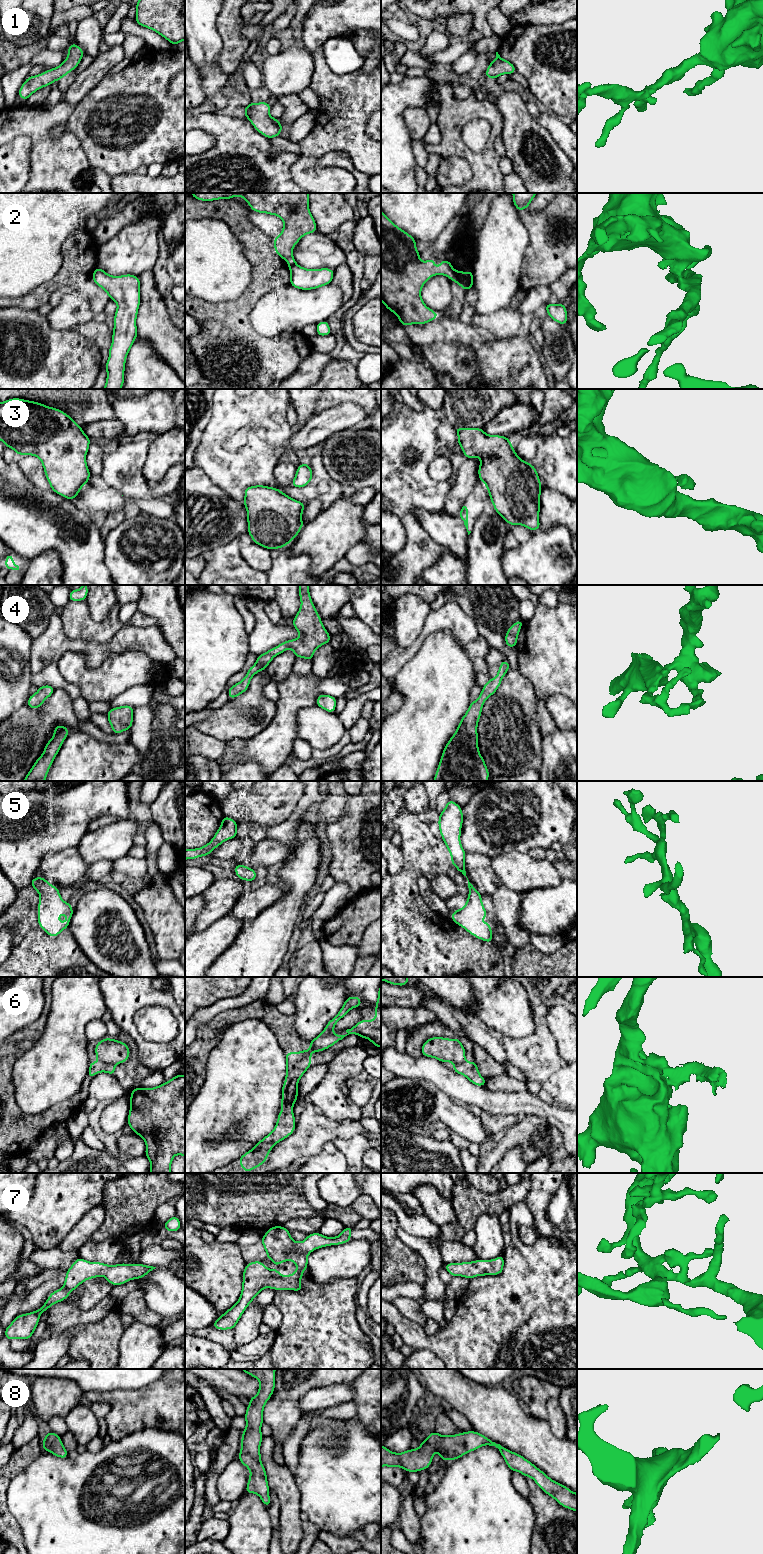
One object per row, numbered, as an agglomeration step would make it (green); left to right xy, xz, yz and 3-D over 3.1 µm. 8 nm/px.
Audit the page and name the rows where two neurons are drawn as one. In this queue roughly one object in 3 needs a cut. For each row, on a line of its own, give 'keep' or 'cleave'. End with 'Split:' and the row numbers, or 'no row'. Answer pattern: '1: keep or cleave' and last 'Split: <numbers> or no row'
1: keep
2: cleave
3: cleave
4: keep
5: keep
6: cleave
7: keep
8: keep
Split: 2, 3, 6

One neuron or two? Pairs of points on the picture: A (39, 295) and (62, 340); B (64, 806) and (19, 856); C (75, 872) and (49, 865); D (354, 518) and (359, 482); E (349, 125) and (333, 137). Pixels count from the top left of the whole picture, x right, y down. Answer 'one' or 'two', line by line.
A: two
B: one
C: one
D: two
E: one

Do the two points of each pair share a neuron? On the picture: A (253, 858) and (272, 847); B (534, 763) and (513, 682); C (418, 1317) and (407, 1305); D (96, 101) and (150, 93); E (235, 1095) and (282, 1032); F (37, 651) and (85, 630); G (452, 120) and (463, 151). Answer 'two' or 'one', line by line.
A: one
B: one
C: one
D: one
E: two
F: two
G: one

